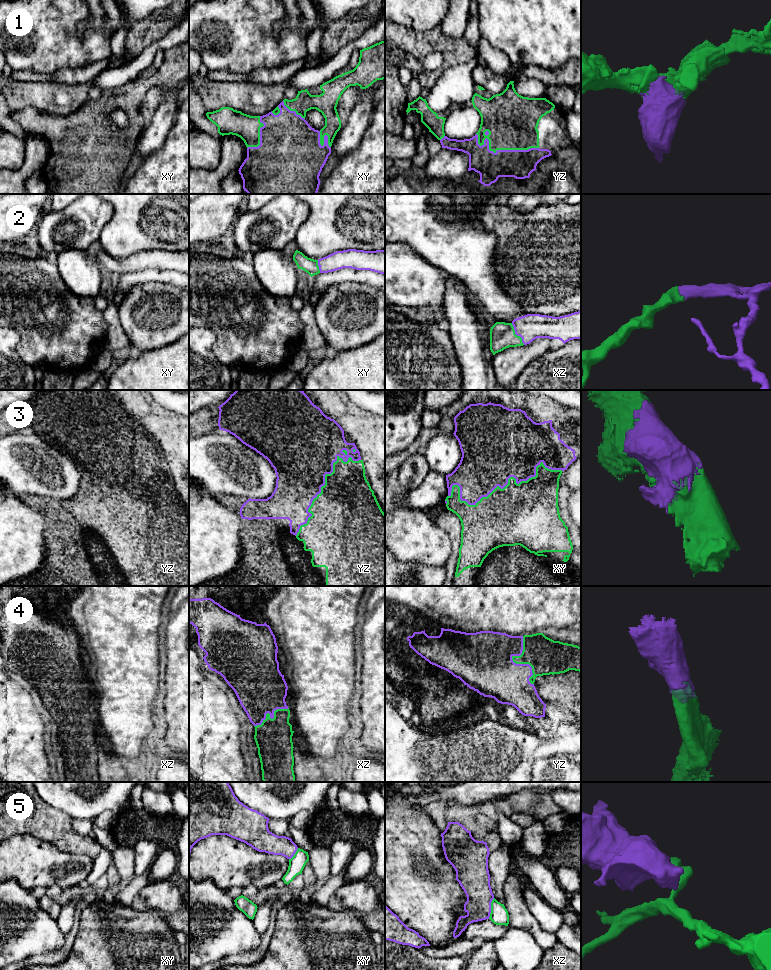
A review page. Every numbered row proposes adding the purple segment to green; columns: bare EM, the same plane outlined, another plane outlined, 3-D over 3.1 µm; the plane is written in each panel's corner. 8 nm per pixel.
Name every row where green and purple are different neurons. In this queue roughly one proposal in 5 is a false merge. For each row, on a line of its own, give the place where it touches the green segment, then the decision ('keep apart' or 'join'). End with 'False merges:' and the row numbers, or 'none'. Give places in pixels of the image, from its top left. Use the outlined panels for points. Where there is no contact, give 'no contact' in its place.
1: contact yz (498, 149); join
2: contact xz (515, 334); join
3: contact xy (503, 488); join
4: contact yz (516, 663); join
5: contact xz (491, 908); keep apart
False merges: 5

